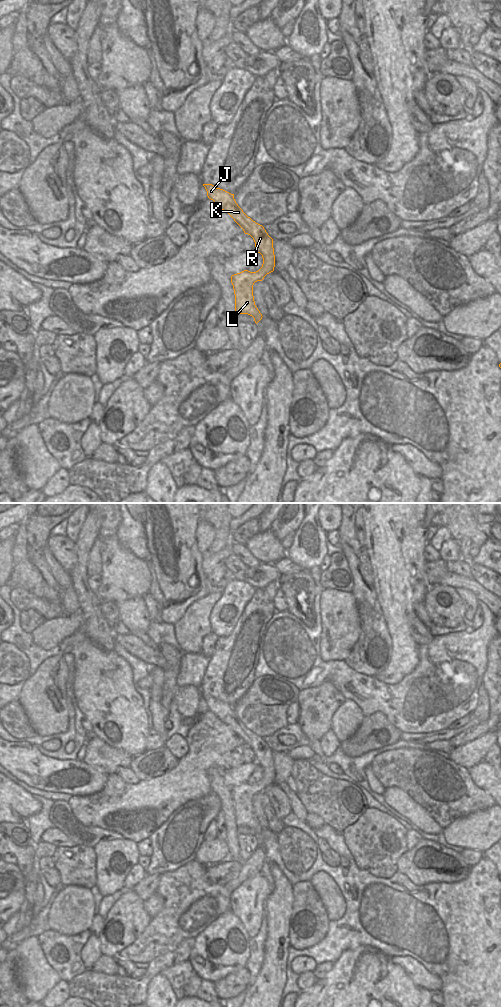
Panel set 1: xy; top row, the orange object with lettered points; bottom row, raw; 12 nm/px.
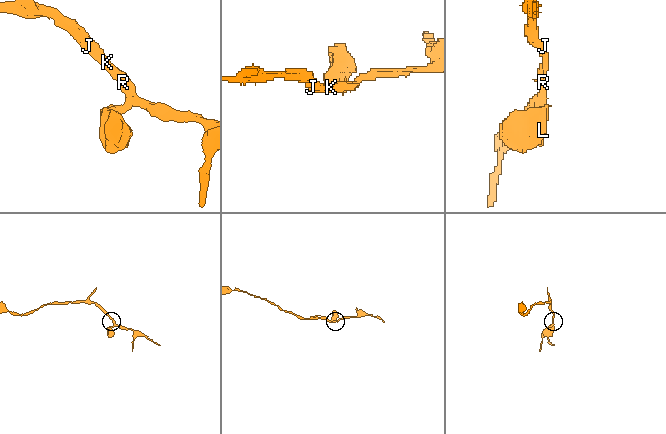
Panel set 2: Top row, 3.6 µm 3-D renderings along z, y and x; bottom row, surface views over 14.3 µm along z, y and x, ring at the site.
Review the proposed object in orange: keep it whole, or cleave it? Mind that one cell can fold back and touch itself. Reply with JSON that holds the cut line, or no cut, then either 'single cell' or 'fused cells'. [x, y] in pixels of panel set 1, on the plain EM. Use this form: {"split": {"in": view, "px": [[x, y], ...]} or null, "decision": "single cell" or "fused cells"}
{"split": null, "decision": "single cell"}

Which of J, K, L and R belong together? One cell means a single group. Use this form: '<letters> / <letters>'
J K L R

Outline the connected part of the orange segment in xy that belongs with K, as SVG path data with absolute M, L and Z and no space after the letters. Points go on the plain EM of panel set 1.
M203 696L209 711L213 712L222 722L228 725L234 733L250 747L255 754L255 761L262 767L262 779L256 784L244 782L231 788L235 806L235 823L237 827L248 826L254 830L257 836L262 831L262 826L255 817L253 797L262 793L264 789L274 783L275 767L273 751L268 747L264 739L250 729L238 718L231 706L223 701L216 700L212 696Z

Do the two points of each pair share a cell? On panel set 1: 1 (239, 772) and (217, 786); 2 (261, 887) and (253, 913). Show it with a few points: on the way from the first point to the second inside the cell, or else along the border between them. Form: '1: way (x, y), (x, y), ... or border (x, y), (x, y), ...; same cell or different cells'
1: border (223, 769), (223, 782), (230, 788); different cells
2: way (255, 893), (253, 895), (253, 907); same cell

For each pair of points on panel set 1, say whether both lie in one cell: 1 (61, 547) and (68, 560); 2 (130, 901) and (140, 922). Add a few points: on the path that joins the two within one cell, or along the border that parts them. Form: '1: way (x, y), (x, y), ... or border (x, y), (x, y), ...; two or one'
1: way (64, 550), (67, 557); one
2: way (130, 906), (130, 912), (135, 917); one

